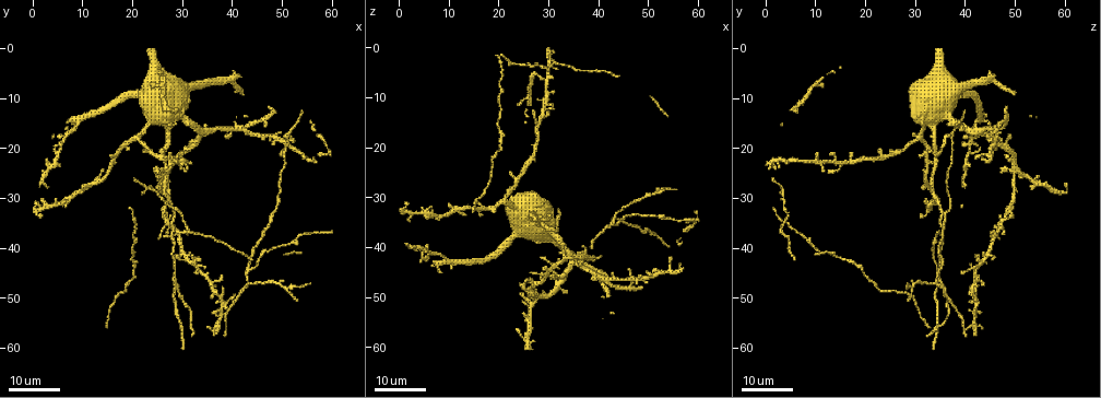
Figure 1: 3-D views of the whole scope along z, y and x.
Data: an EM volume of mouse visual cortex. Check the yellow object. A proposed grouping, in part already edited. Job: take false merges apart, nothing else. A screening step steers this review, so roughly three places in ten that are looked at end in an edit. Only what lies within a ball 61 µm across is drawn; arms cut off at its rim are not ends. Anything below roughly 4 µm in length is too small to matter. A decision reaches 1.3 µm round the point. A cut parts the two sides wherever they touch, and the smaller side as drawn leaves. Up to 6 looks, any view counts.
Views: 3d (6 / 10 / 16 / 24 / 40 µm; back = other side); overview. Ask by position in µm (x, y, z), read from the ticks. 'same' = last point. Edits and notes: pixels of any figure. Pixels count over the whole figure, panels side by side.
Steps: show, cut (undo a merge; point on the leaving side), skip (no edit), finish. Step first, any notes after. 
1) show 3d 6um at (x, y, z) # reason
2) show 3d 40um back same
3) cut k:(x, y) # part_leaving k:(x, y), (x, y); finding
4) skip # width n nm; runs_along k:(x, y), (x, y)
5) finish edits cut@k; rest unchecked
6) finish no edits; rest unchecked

show 3d 24um at (49.0, 29.5, 36.5) # thick turns thin

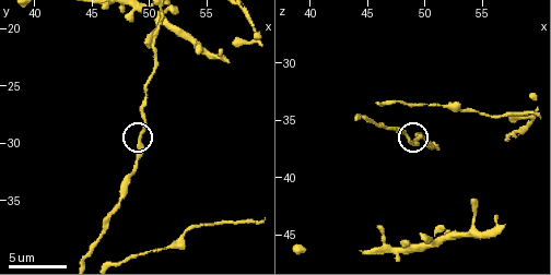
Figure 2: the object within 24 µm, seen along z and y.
show 3d 10um at (49.2, 29.4, 37.0)

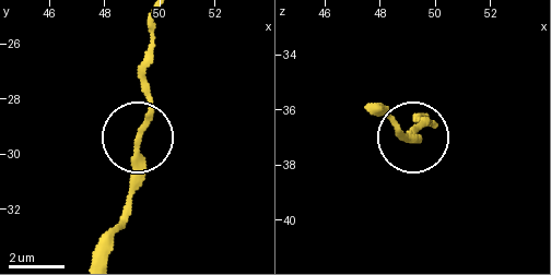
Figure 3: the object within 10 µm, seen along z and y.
skip # runs_along 3:(93, 254), (132, 183), (147, 73); one neuron here

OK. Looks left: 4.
show 3d 24um at (28.5, 46.5, 35.0) # side arm on a straight run

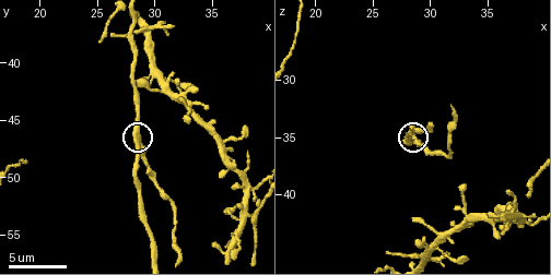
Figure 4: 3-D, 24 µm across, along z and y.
show 3d 10um at (28.6, 46.8, 34.6)

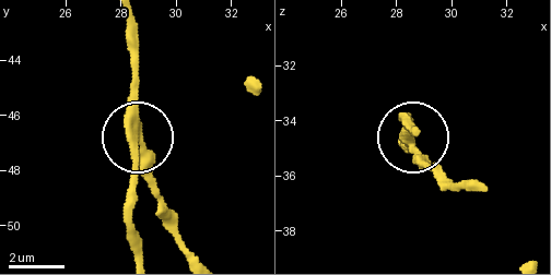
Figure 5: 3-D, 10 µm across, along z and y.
cut 5:(152, 165) # side_arm 15 um; part_leaving 5:(136, 130), (160, 212), (185, 254); a second neuron is stuck on

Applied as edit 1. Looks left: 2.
show 3d 24um at (43.5, 46.5, 34.0) # three-way junction

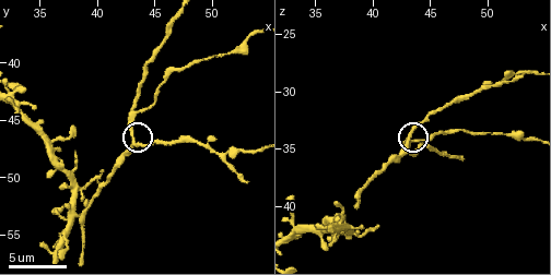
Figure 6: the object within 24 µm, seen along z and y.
show 3d 6um at (43.0, 46.6, 34.0)

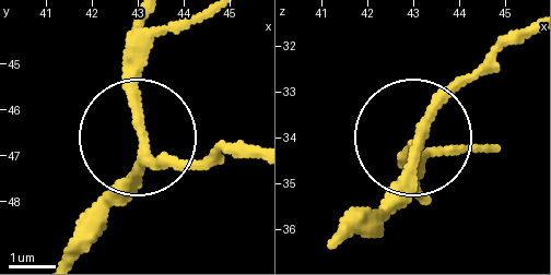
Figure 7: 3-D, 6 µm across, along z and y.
skip # arms 3; runs_along 7:(69, 248), (140, 139), (210, 166); all the same neuron

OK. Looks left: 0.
finish edits cut@5; rest unchecked

